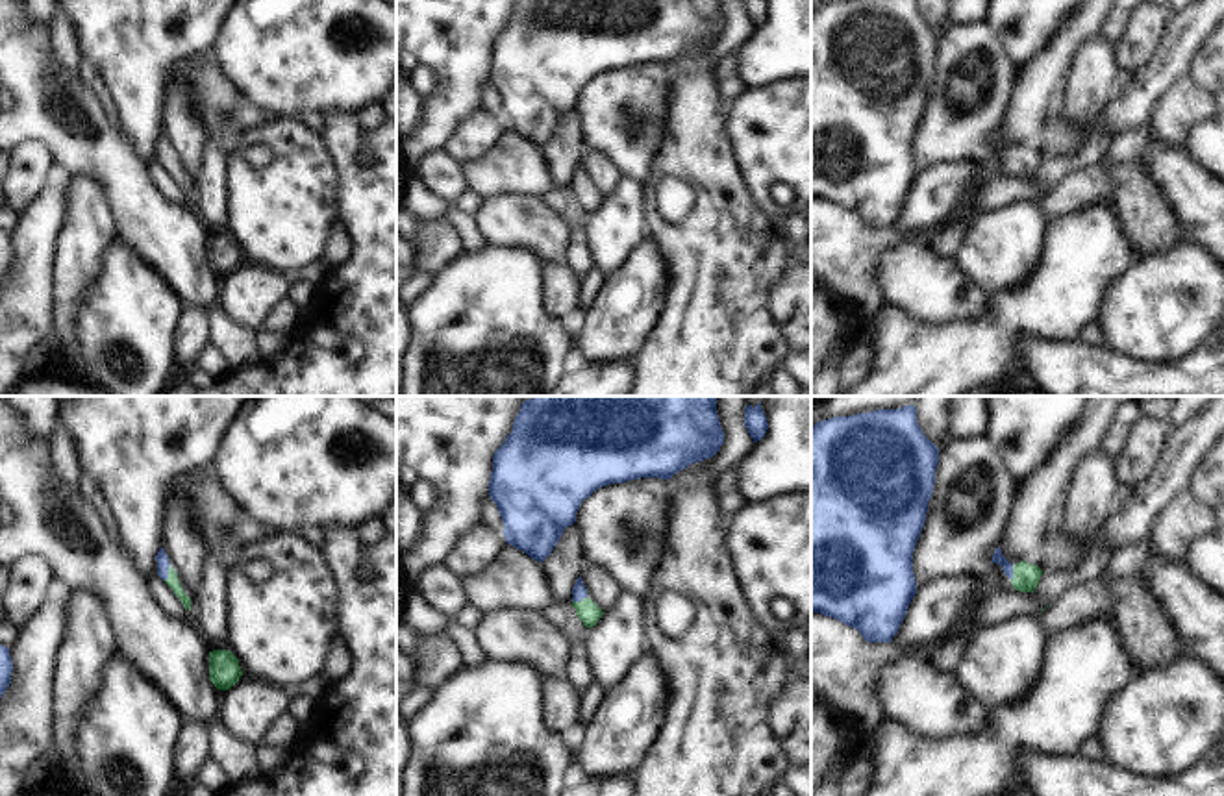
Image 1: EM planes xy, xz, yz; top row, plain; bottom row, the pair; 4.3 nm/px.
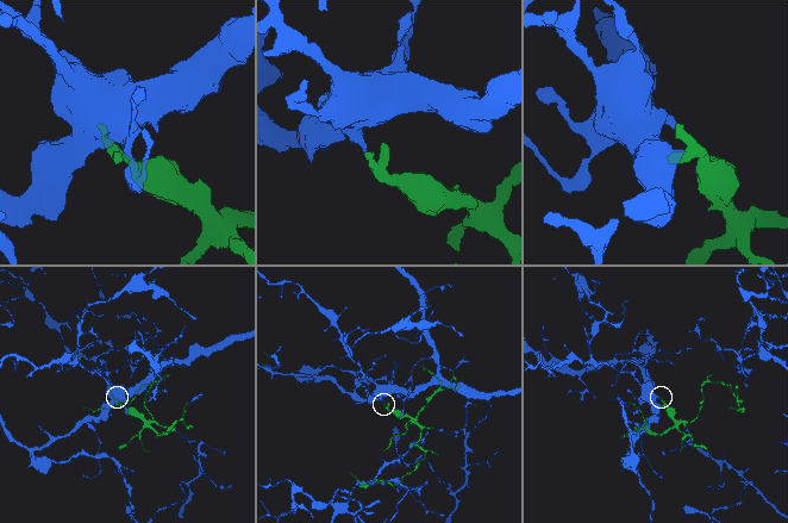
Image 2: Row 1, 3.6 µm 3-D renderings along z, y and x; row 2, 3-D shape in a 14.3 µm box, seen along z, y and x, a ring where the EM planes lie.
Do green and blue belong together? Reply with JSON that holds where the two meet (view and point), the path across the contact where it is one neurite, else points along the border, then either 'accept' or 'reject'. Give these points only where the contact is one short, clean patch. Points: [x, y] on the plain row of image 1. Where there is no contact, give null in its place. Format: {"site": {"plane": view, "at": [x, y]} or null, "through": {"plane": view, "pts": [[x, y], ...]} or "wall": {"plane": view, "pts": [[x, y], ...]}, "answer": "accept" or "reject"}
{"site": {"plane": "xy", "at": [169, 158]}, "through": {"plane": "xy", "pts": [[173, 167], [169, 158], [162, 143]]}, "answer": "accept"}

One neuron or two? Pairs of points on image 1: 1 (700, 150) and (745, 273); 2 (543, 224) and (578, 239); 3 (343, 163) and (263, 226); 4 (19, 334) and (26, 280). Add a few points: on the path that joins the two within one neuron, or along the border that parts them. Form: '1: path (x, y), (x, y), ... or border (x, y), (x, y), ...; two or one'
1: path (713, 180), (723, 202), (724, 243); one
2: border (569, 224), (569, 243), (560, 260); two
3: border (317, 134), (336, 174), (336, 213); two
4: path (19, 321), (24, 293); one

